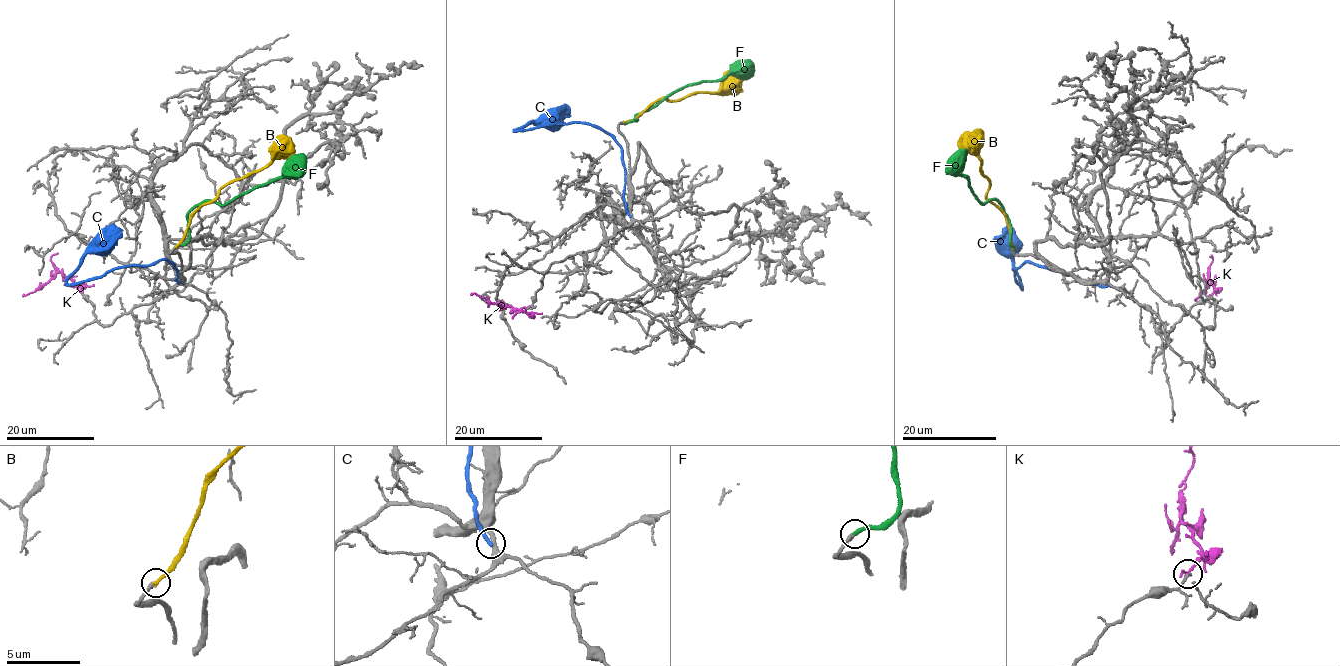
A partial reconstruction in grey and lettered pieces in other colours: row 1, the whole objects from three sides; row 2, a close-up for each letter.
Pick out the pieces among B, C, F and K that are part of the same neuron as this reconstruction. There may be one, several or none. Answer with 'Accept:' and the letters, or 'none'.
Accept: F

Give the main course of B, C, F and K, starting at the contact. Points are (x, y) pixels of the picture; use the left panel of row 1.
B: (175, 247), (191, 216), (199, 208), (215, 198), (227, 184), (264, 169), (288, 145), (290, 138)
C: (182, 282), (175, 280), (173, 264), (161, 259), (66, 282), (87, 252), (107, 245), (123, 230)
F: (175, 246), (189, 239), (188, 216), (194, 207), (208, 201), (225, 204), (277, 180), (292, 163), (305, 156)
K: (78, 291), (75, 284), (56, 272), (48, 282), (22, 296)

